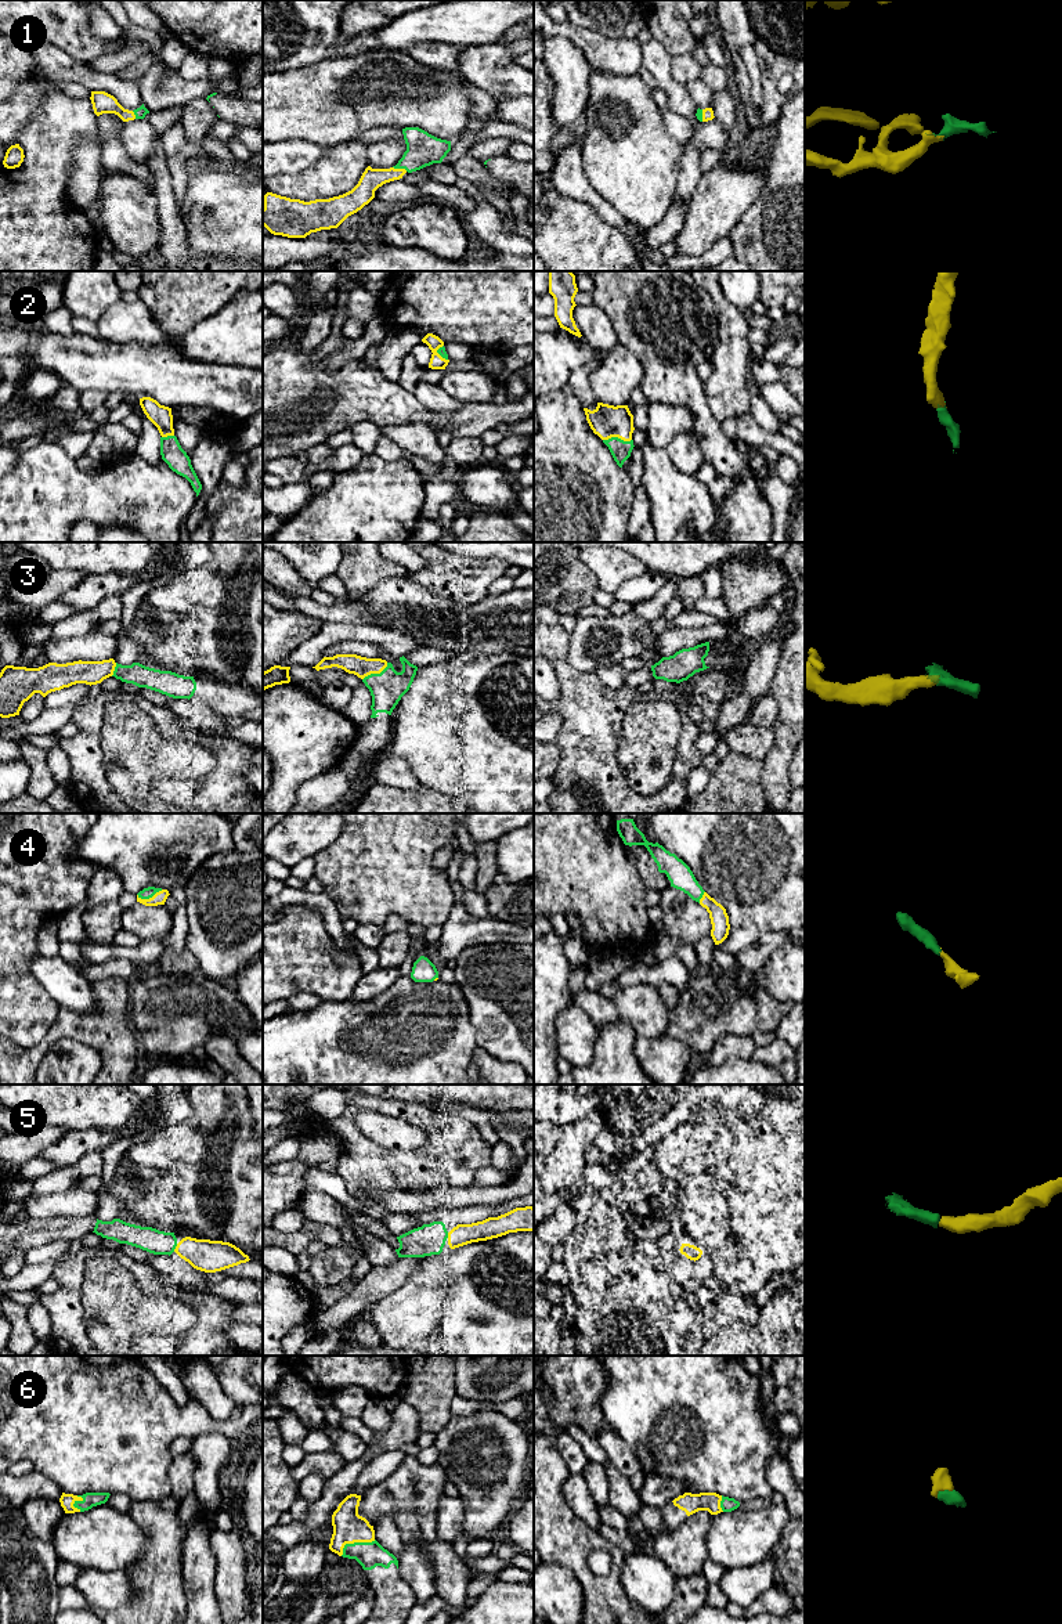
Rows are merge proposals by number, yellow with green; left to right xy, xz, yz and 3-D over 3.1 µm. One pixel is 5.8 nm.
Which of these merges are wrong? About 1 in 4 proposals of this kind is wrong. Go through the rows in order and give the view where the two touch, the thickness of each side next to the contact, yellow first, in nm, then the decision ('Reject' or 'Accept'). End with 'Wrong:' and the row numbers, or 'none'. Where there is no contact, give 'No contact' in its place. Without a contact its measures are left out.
1: Touches yellow in xz. Thickness 120 nm (yellow) against 190 nm. Accept
2: Touches yellow in yz. Thickness 190 nm (yellow) against 120 nm. Accept
3: Touches yellow in xz. Thickness 120 nm (yellow) against 200 nm. Accept
4: Touches yellow in xy. Thickness 80 nm (yellow) against 70 nm. Accept
5: Touches yellow in xy. Thickness 190 nm (yellow) against 140 nm. Accept
6: Touches yellow in xz. Thickness 190 nm (yellow) against 150 nm. Accept
Wrong: none

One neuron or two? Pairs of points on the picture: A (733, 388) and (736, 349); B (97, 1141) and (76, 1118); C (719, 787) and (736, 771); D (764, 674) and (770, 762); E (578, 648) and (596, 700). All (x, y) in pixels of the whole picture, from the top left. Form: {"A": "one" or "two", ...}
{"A": "one", "B": "two", "C": "one", "D": "two", "E": "two"}

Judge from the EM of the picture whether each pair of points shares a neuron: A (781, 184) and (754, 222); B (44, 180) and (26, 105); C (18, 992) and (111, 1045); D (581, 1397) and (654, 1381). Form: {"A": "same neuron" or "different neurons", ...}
{"A": "same neuron", "B": "different neurons", "C": "different neurons", "D": "different neurons"}

